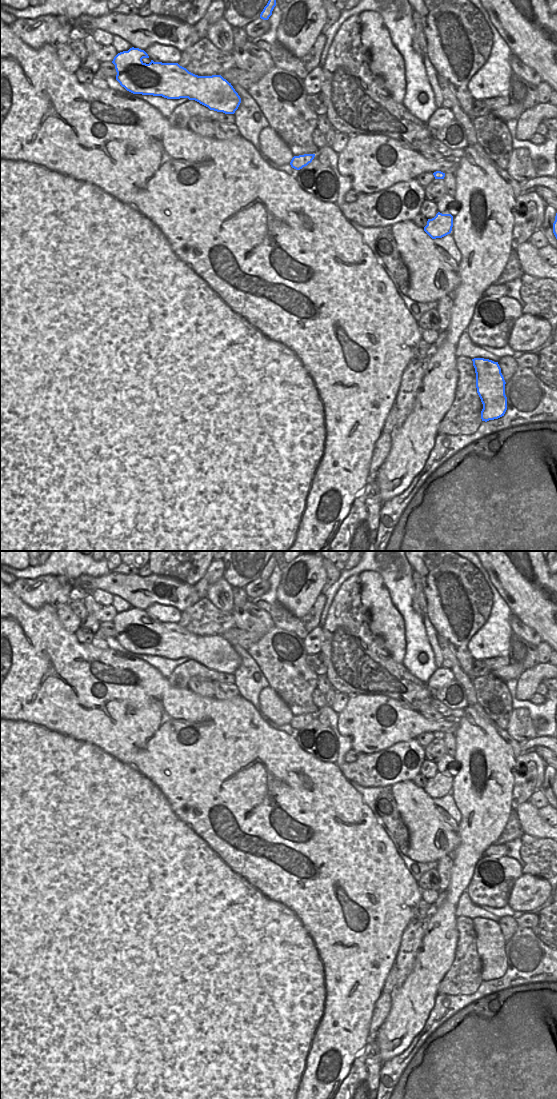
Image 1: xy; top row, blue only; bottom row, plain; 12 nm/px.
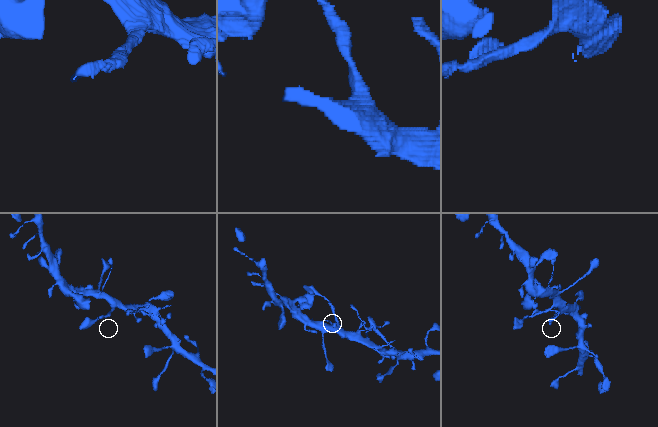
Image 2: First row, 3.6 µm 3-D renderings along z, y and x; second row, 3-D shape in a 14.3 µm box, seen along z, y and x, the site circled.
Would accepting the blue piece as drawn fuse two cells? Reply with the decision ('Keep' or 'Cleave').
Keep.

